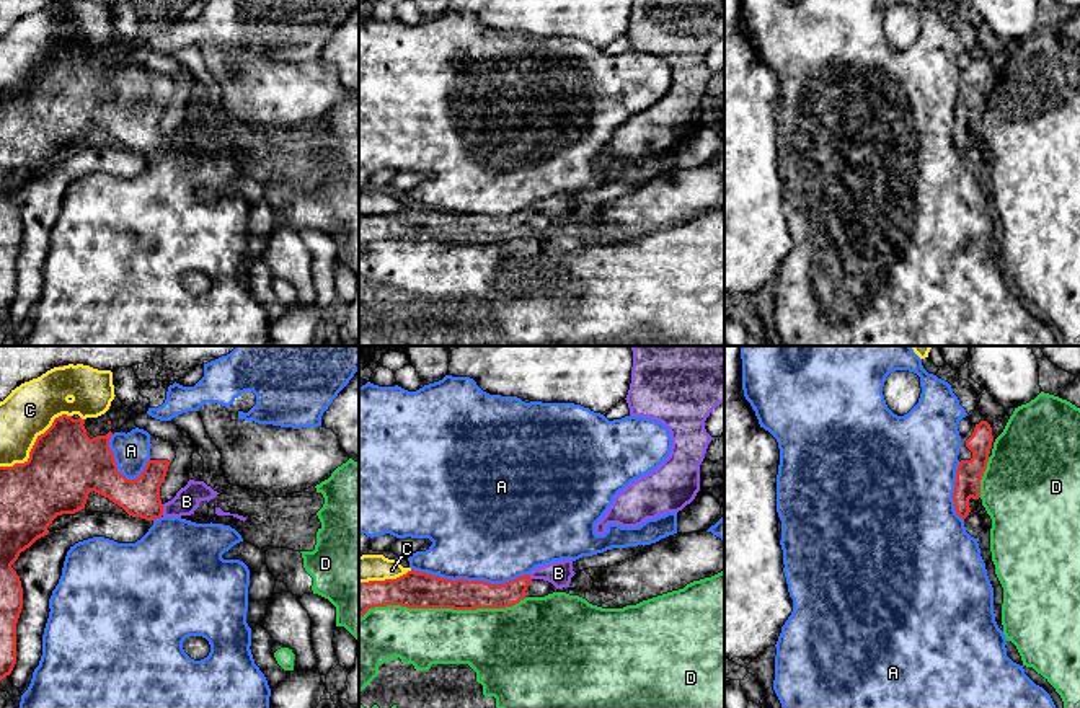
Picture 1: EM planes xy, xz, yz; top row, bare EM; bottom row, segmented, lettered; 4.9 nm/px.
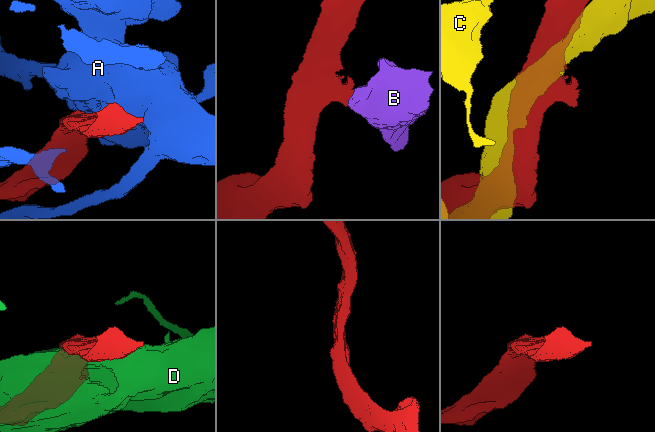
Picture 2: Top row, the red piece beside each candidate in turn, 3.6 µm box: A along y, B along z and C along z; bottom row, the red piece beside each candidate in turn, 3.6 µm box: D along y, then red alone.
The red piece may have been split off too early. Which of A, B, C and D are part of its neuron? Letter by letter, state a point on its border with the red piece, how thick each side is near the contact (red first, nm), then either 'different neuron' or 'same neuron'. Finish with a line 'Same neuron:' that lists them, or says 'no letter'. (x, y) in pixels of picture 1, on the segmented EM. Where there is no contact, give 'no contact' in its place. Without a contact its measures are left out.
A: contact xz (470, 581); calibres 180 and 480 nm; different neuron
B: contact xy (162, 509); calibres 190 and 120 nm; same neuron
C: contact xy (35, 444); calibres 360 and 260 nm; different neuron
D: contact xz (442, 607); calibres 180 and 300 nm; different neuron
Same neuron: B

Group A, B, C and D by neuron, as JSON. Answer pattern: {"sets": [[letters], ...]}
{"sets": [["A"], ["B"], ["C"], ["D"]]}

